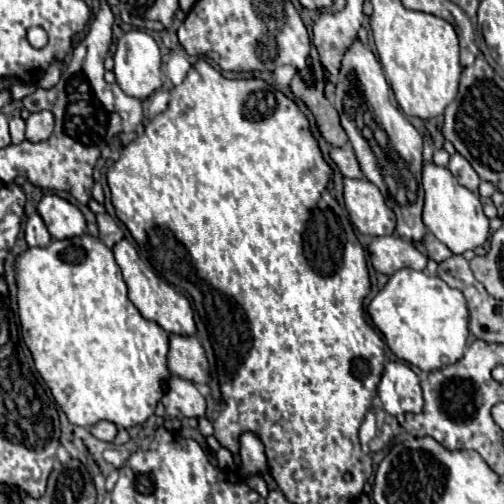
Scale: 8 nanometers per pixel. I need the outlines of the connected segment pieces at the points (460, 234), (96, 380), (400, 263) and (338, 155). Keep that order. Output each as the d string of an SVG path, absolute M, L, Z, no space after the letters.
M424 163L422 187L426 193L424 201L424 225L442 241L454 255L462 255L464 251L474 251L482 247L490 237L488 217L482 211L482 203L476 193L462 187L454 175L446 167L436 167L434 163Z
M84 233L80 237L52 241L50 247L30 247L16 259L18 271L18 313L22 337L34 357L34 365L48 383L56 403L72 425L90 427L96 421L112 421L130 429L142 425L164 397L168 385L168 333L146 321L128 299L122 271L100 237Z
M396 235L376 237L370 243L368 251L372 267L384 275L394 275L404 267L424 271L428 263L428 257L424 253L420 253L410 241L404 241Z
M344 145L344 147L332 147L330 149L330 157L332 161L338 165L338 169L342 171L344 177L350 177L350 179L362 179L362 171L360 171L360 165L356 163L356 155L352 151L352 145Z

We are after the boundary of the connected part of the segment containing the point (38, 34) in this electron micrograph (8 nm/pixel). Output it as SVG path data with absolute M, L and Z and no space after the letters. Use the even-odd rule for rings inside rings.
M32 27L27 31L27 39L35 48L42 48L48 42L47 33L40 27Z

